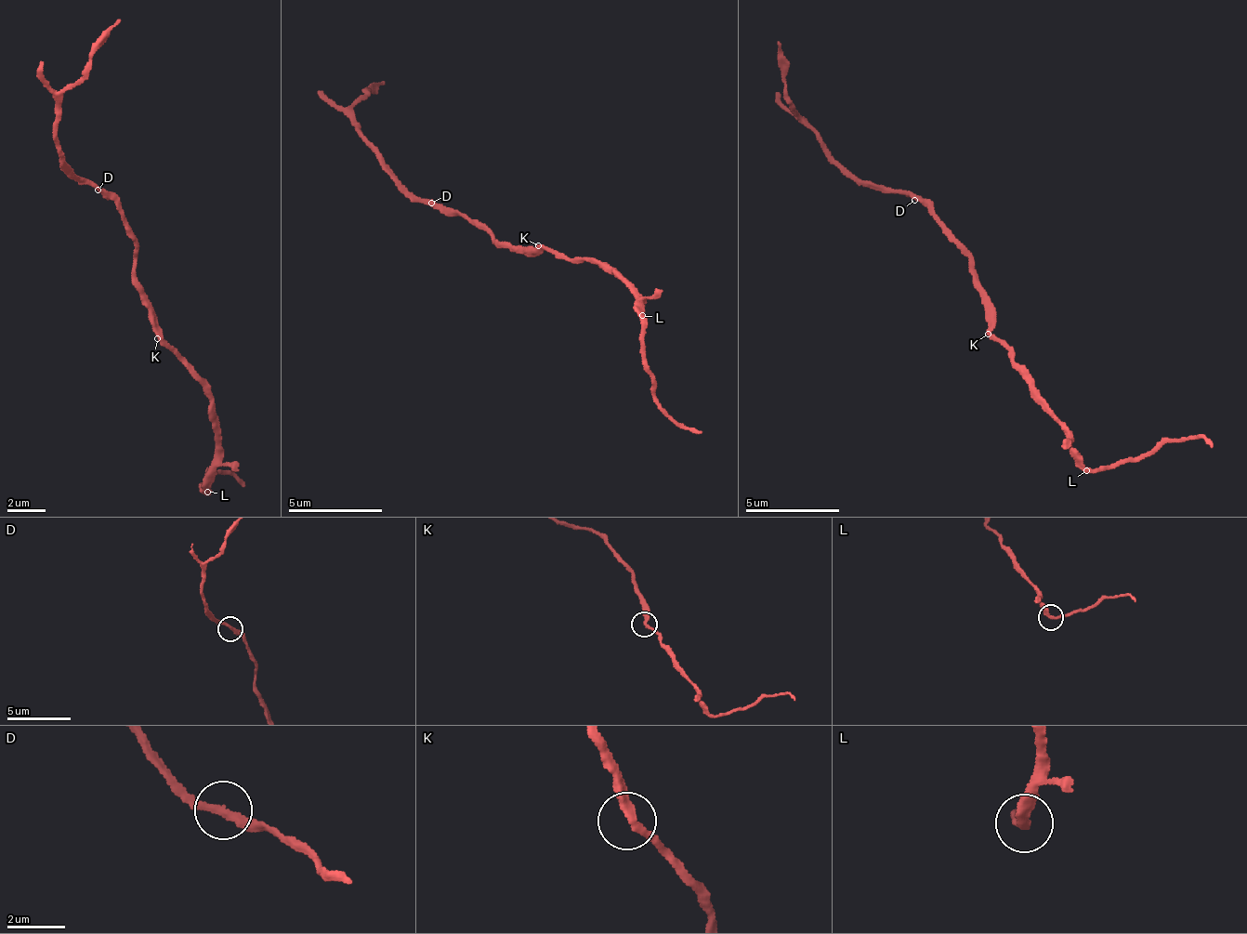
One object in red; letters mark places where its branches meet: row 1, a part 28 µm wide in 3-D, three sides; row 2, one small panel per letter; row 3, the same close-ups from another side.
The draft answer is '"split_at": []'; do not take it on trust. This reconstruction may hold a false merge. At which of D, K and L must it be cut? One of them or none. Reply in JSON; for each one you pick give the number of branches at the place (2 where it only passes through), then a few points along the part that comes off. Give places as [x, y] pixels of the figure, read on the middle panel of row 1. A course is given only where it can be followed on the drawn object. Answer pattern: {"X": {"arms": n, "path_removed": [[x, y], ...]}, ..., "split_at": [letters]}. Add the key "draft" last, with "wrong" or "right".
{"split_at": [], "draft": "right"}

